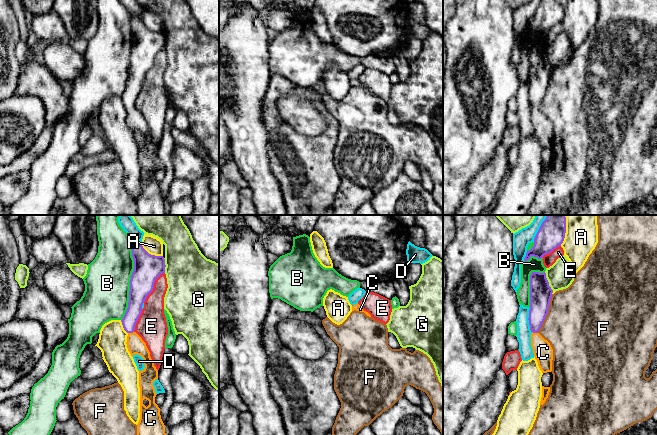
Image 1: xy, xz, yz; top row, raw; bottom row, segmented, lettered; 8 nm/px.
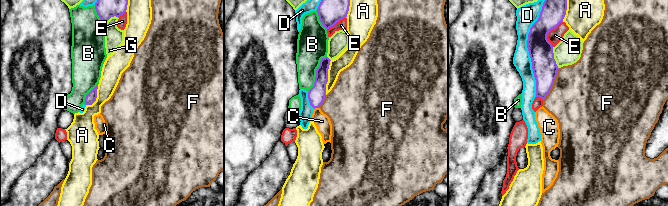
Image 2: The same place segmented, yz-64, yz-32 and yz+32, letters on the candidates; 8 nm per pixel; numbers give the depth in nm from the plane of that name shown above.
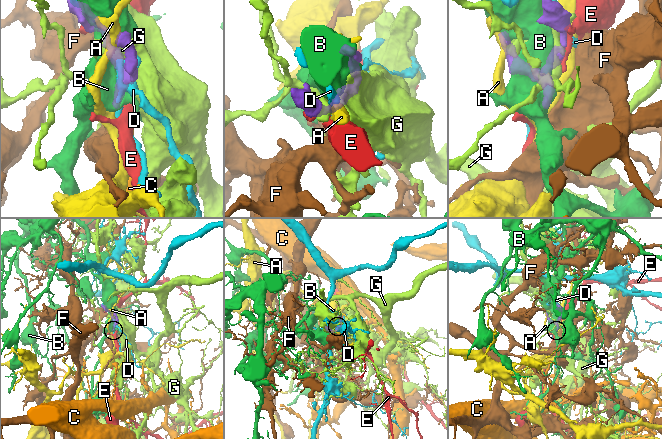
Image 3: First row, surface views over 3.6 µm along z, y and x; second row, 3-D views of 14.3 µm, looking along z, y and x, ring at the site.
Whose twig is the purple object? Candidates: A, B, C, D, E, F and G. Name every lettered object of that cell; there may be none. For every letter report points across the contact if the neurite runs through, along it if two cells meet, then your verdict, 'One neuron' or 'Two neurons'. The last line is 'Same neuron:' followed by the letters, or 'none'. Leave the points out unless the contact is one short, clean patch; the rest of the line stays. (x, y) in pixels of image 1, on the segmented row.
A: Two neurons
B: Two neurons
C: Path across: xy (134, 310), (130, 318), (130, 332), (135, 344). One neuron
D: Two neurons
E: Two neurons
F: Boundary: yz (552, 294), (549, 300), (548, 313), (537, 332). Two neurons
G: Two neurons
Same neuron: C

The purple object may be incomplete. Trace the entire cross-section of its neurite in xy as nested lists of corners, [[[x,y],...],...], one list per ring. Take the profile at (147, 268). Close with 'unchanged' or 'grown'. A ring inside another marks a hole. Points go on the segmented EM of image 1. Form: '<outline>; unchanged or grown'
[[[131,238],[131,242],[134,270],[130,280],[128,308],[121,322],[128,333],[128,351],[132,357],[135,354],[140,355],[145,365],[145,368],[139,371],[140,419],[137,424],[137,435],[166,435],[160,408],[155,403],[157,394],[153,382],[158,379],[158,370],[154,366],[146,343],[134,331],[142,313],[143,303],[153,291],[156,279],[165,273],[165,259],[163,256],[149,254],[140,241]]]; grown

